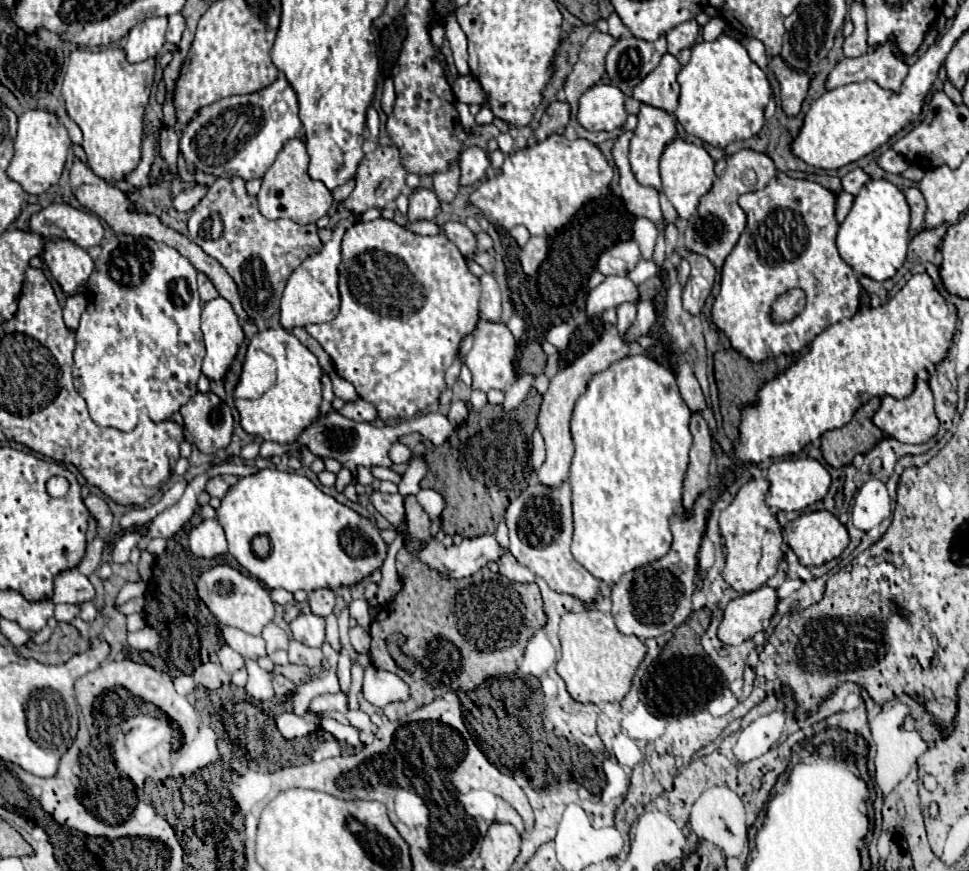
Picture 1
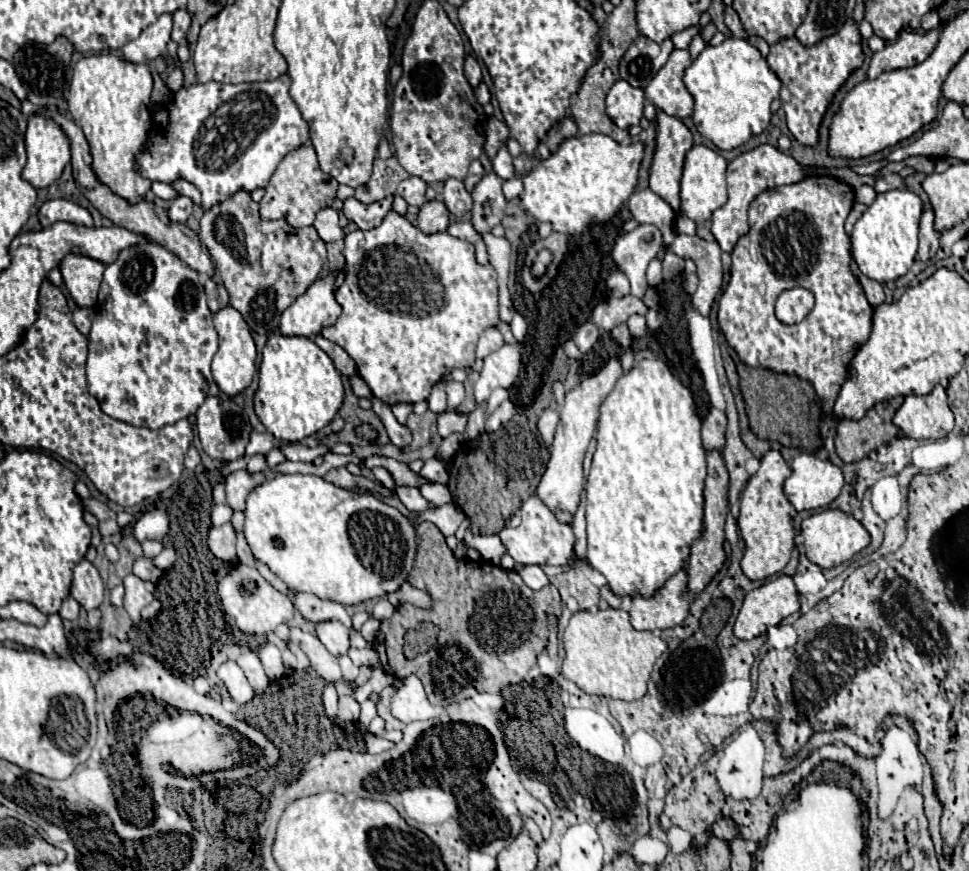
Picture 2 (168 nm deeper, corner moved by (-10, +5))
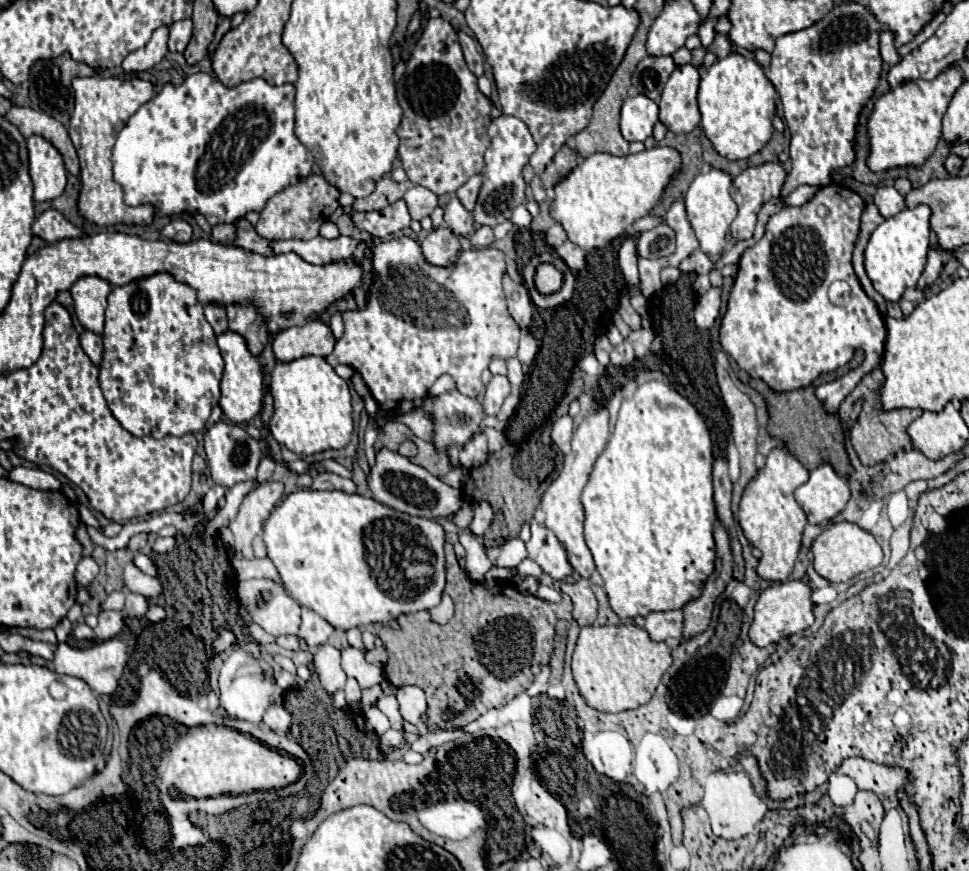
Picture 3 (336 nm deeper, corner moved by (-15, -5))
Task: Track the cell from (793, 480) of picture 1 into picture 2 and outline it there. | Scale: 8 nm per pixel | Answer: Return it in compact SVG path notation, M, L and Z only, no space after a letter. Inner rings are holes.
M798 454L792 464L792 476L784 482L784 496L798 510L816 510L828 506L844 486L842 470L830 460Z

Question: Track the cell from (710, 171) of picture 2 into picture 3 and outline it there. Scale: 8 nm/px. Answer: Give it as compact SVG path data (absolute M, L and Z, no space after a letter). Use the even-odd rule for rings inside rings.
M707 170L701 172L693 184L689 186L689 192L685 196L685 208L687 208L687 218L693 226L693 232L699 240L699 248L709 254L709 256L719 256L725 248L725 236L729 232L729 226L733 218L737 216L737 204L731 200L731 176L725 174L723 170Z

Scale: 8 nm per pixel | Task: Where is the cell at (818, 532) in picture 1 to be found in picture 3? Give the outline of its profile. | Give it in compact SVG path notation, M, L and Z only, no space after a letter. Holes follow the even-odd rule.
M835 522L835 524L827 526L813 542L811 552L813 552L815 570L833 584L849 582L853 576L879 566L883 560L883 552L881 552L881 546L877 544L877 540L867 530L863 530L851 522Z

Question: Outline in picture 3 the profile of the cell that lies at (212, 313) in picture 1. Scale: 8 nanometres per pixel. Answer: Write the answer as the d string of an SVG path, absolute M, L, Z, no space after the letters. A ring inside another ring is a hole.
M225 332L217 338L221 356L225 360L223 380L221 380L221 400L219 406L223 414L235 424L249 424L261 412L261 398L263 398L263 374L261 364L253 358L247 350L245 340L235 332Z

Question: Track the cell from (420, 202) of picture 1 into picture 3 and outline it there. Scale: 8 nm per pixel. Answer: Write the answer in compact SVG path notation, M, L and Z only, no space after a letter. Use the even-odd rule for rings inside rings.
M435 228L423 240L421 250L423 250L423 258L429 264L447 268L447 266L455 264L455 260L459 256L459 240L449 228Z

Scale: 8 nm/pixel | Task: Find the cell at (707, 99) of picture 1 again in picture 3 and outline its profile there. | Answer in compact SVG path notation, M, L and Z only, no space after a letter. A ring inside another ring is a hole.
M735 52L717 60L701 76L697 100L703 116L701 128L721 156L729 160L749 158L769 142L773 134L775 88L755 60L743 58Z

